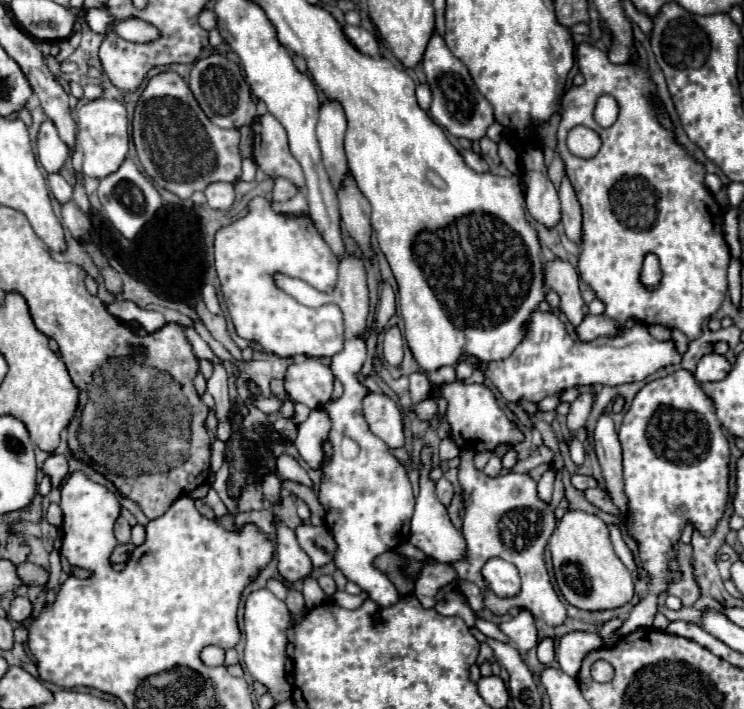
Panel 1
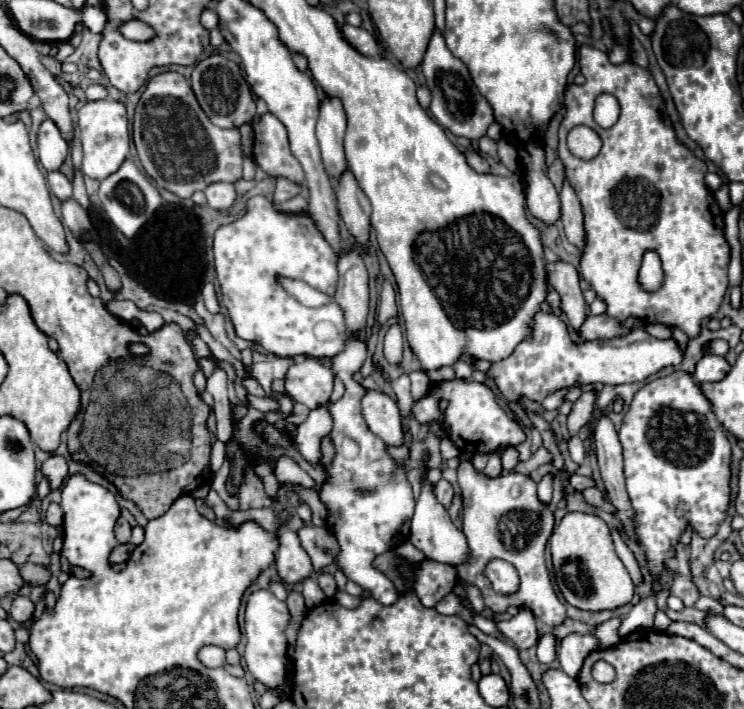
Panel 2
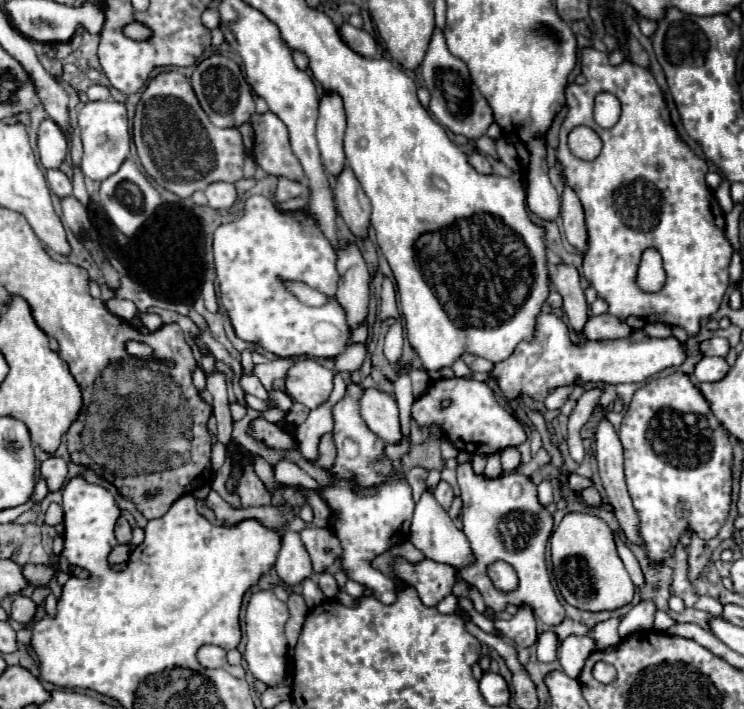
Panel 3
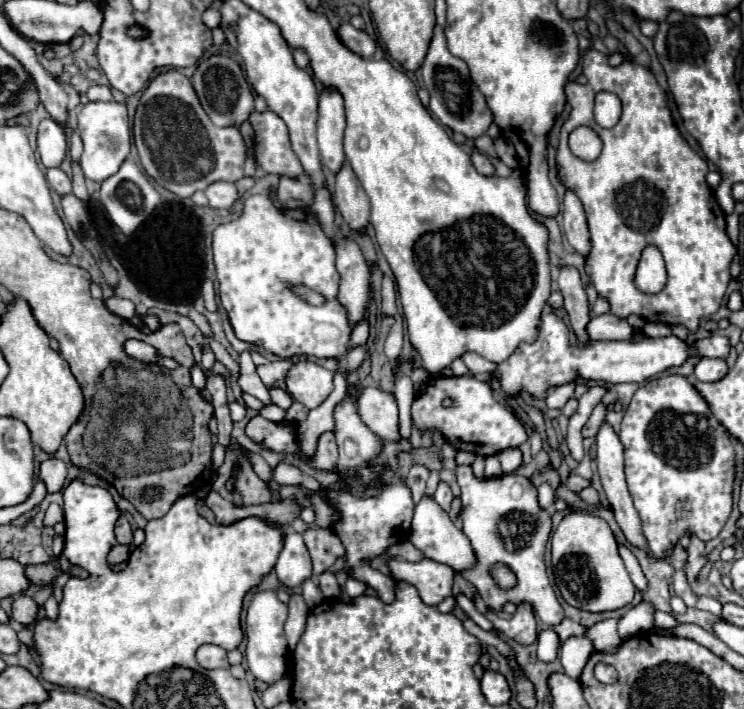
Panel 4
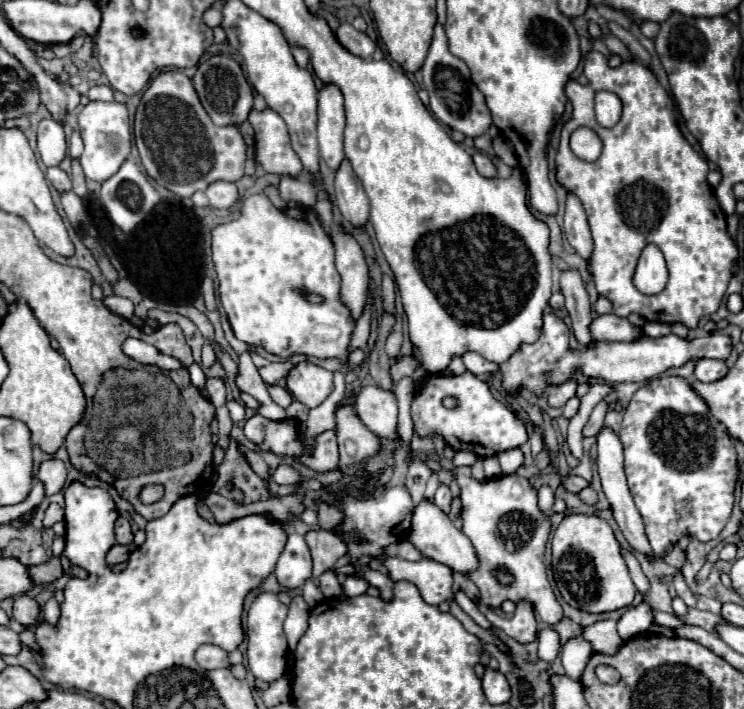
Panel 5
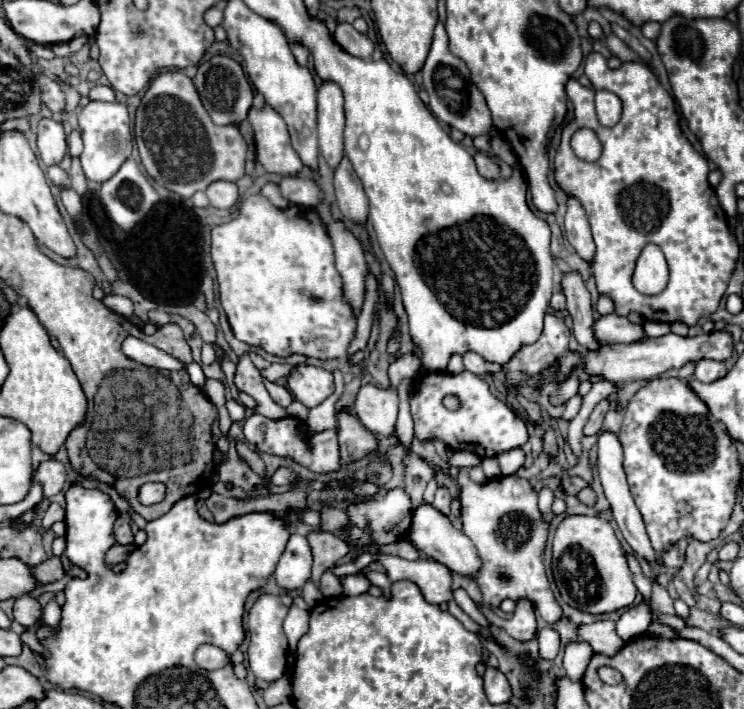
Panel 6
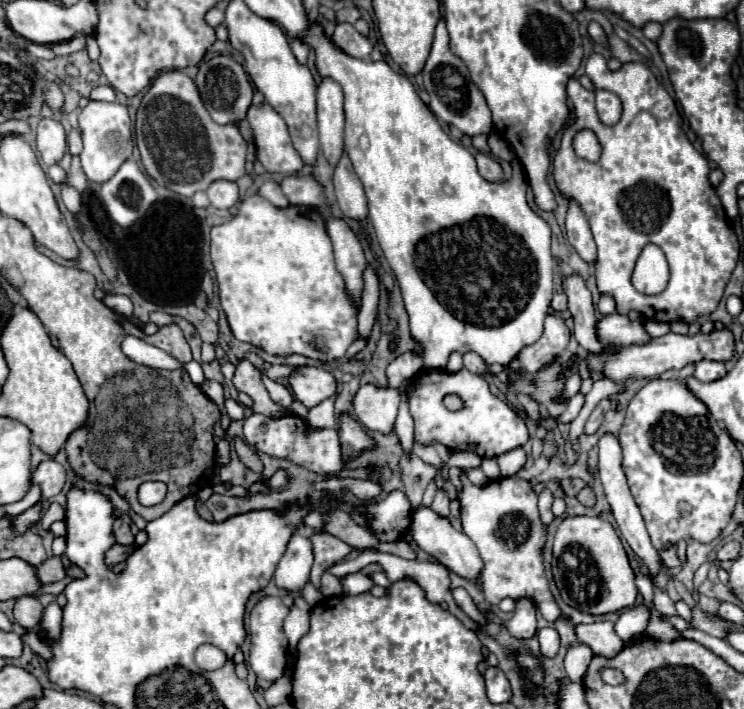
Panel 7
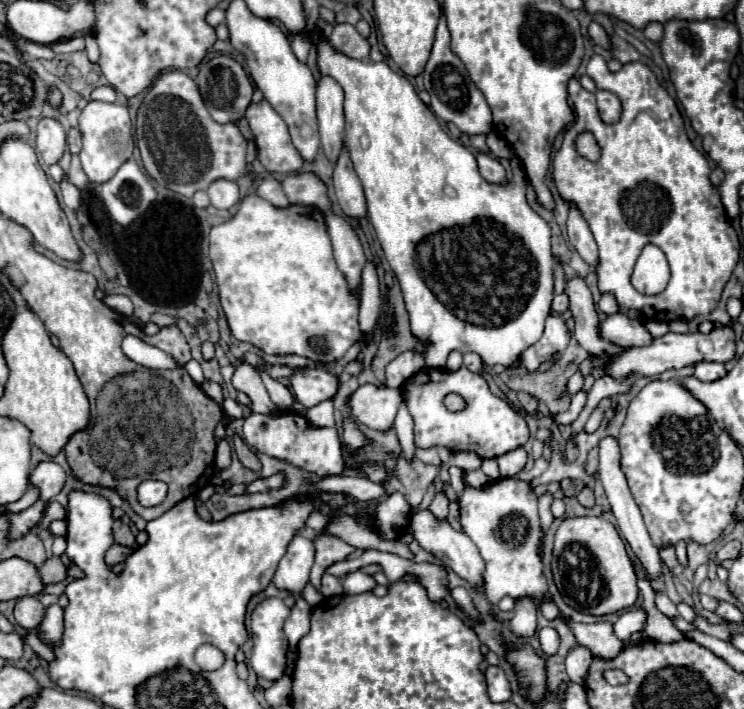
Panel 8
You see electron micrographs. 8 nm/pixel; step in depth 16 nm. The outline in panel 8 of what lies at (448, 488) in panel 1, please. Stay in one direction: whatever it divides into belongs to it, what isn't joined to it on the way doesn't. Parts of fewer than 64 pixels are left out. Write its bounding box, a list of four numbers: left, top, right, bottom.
[428,492,448,520]

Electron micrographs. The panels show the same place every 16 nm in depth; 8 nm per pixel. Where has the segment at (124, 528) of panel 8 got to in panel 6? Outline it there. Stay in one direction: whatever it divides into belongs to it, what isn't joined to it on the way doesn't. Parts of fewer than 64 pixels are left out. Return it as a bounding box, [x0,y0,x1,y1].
[114,516,134,544]

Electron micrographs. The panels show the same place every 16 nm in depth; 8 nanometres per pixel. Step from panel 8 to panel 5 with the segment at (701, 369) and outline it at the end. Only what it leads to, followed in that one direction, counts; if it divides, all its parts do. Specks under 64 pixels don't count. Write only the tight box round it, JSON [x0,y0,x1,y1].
[694,358,728,382]

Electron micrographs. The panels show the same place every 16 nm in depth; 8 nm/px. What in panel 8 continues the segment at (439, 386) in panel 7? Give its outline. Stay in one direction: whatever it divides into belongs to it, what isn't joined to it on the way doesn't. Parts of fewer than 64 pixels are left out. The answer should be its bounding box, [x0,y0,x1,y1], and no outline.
[402,366,530,458]

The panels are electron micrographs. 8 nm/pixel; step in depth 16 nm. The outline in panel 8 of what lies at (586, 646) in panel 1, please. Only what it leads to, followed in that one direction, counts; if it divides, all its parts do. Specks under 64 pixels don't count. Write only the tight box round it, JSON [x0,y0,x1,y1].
[566,646,592,684]

